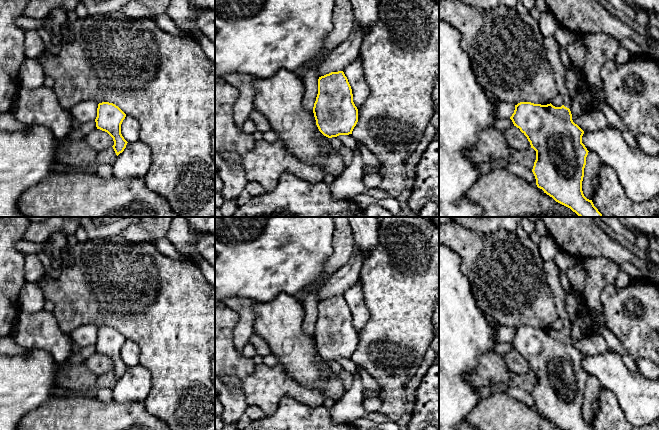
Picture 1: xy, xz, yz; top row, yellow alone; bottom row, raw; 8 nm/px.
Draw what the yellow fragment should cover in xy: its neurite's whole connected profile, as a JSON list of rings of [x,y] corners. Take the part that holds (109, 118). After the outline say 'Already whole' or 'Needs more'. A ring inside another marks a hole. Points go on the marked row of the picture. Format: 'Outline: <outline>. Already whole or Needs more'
Outline: [[[113,103],[98,104],[96,127],[107,132],[113,138],[114,145],[112,147],[117,156],[124,151],[128,143],[121,134],[121,124],[125,117],[126,114]]]. Already whole

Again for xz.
Outline: [[[343,71],[319,77],[313,113],[316,125],[324,136],[332,138],[352,134],[358,122],[358,109]]]. Already whole

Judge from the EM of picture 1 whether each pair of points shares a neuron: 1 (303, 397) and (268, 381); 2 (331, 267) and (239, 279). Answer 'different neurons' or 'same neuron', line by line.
1: same neuron
2: different neurons

